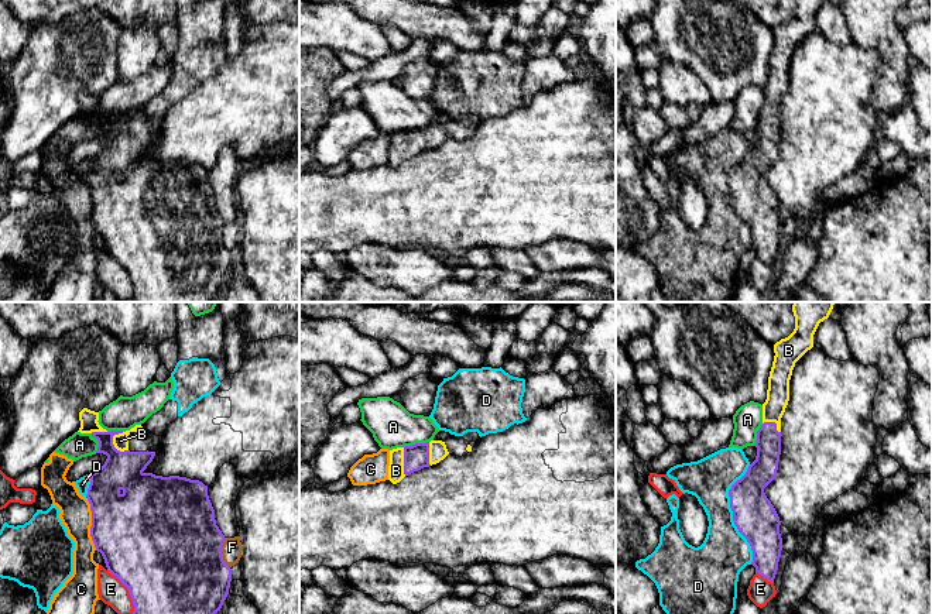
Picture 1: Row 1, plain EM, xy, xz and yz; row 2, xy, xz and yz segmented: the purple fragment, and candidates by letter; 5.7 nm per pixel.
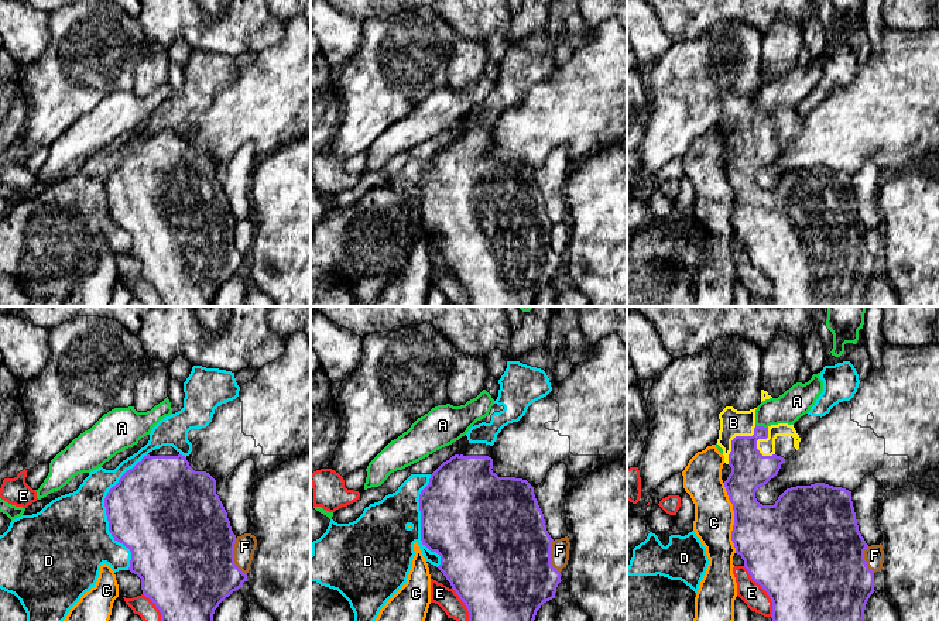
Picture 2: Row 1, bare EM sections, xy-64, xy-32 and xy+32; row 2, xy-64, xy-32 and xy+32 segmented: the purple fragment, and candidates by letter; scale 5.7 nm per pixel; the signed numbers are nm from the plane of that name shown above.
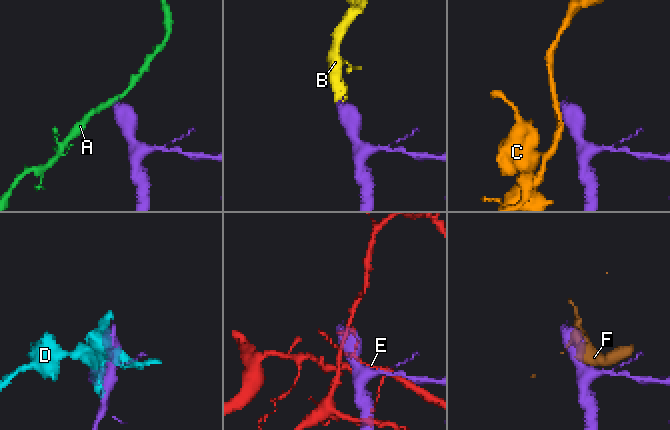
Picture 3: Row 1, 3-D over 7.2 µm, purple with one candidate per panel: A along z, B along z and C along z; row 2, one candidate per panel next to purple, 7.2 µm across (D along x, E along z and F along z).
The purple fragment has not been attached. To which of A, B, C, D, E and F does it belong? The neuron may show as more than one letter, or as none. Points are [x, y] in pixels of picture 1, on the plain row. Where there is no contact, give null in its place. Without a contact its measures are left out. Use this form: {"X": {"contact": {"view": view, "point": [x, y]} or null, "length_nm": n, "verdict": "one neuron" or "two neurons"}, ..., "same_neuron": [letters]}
{"A": {"contact": {"view": "xz", "point": [415, 127]}, "length_nm": 160, "verdict": "two neurons"}, "B": {"contact": {"view": "xy", "point": [113, 130]}, "length_nm": 130, "verdict": "one neuron"}, "C": {"contact": {"view": "xy", "point": [92, 208]}, "length_nm": 300, "verdict": "two neurons"}, "D": {"contact": {"view": "yz", "point": [733, 198]}, "length_nm": 550, "verdict": "two neurons"}, "E": {"contact": {"view": "xy", "point": [129, 275]}, "length_nm": 320, "verdict": "two neurons"}, "F": {"contact": {"view": "xy", "point": [220, 237]}, "length_nm": 170, "verdict": "two neurons"}, "same_neuron": ["B"]}

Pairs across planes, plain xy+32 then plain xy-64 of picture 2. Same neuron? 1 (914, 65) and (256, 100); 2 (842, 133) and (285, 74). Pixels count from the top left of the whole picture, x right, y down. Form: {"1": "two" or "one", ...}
{"1": "one", "2": "one"}

